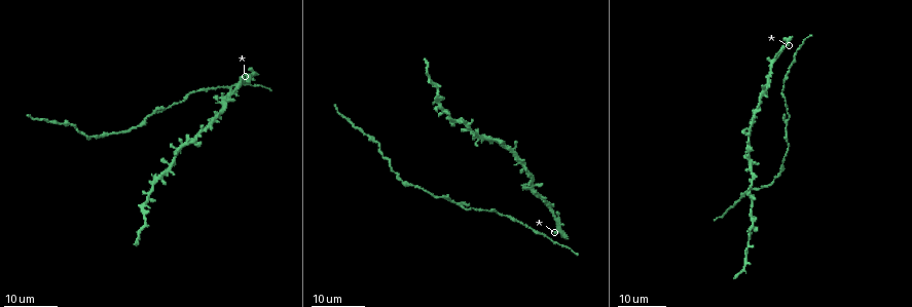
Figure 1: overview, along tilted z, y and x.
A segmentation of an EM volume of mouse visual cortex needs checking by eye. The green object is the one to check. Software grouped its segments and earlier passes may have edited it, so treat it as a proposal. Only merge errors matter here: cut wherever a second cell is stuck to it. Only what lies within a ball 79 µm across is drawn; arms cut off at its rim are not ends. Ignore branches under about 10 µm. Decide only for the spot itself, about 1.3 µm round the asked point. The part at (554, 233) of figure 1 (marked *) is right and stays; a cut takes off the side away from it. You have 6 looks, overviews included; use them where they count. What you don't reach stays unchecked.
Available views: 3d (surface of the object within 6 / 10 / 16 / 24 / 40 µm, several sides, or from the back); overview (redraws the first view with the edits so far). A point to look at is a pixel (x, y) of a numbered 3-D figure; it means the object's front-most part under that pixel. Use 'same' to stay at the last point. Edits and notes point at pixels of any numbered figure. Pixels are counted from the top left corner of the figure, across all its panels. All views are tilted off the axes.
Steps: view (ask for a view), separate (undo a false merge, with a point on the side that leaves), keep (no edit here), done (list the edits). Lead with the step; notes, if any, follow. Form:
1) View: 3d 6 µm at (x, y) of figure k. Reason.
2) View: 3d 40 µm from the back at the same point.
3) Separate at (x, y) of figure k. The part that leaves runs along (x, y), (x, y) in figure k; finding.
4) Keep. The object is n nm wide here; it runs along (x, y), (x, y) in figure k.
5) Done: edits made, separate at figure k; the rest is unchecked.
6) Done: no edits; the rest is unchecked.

View: 3d 16 µm at (790, 115) of figure 1. Sudden change in width.

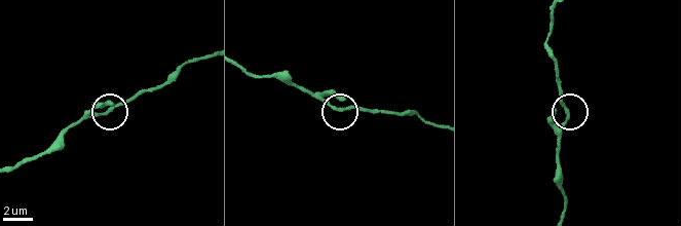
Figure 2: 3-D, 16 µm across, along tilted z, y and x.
View: 3d 10 µm at (110, 110) of figure 2. Closer look.

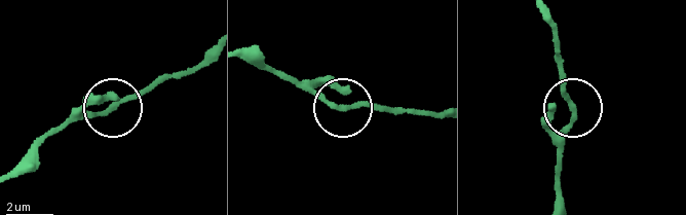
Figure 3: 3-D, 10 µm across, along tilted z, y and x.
Keep. It runs along (544, 11), (556, 33), (564, 96), (572, 115), (556, 170) in figure 3; continuous, no second cell.

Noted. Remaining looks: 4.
View: 3d 16 µm at (782, 162) of figure 1. Thick turns thin.

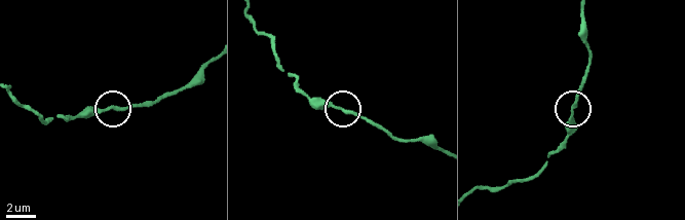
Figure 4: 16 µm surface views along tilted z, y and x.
View: 3d 6 µm at (572, 111) of figure 4.

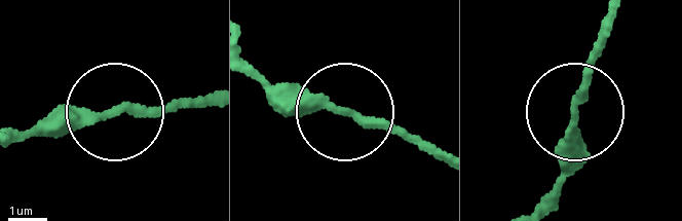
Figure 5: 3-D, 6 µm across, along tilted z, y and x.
Keep. All the same cell.

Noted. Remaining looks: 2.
View: 3d 24 µm at (161, 174) of figure 1.

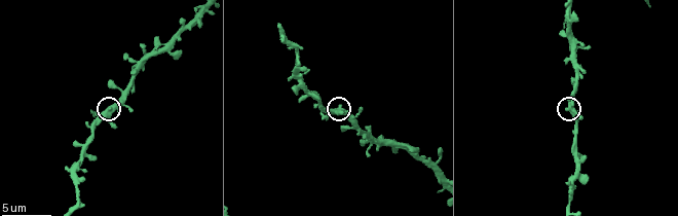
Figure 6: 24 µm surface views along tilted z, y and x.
View: 3d 10 µm at (111, 107) of figure 6.

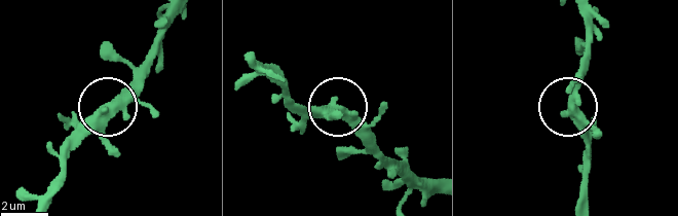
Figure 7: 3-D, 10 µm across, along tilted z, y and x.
Keep. 3 arms meet here; it runs along (587, 12), (589, 63), (568, 112), (591, 165) in figure 7; one cell here.

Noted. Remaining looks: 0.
Done: no edits; the rest is unchecked.

